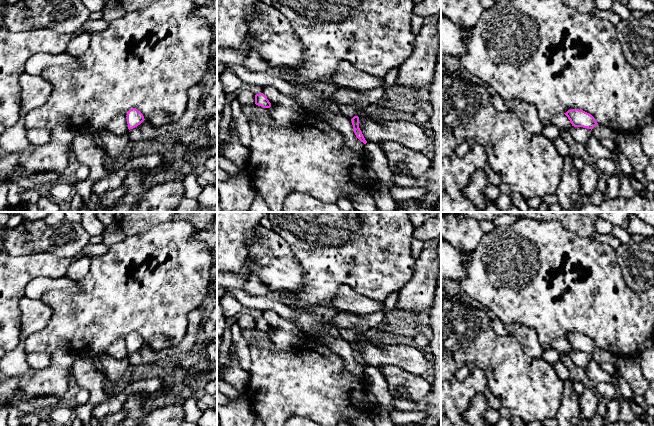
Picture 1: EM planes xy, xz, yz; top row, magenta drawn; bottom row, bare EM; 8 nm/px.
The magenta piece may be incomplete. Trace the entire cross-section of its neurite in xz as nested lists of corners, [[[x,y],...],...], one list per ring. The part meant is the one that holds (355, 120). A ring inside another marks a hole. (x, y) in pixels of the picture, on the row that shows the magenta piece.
[[[354,116],[352,119],[352,125],[353,125],[353,129],[354,129],[354,133],[356,135],[356,137],[363,142],[364,144],[367,143],[367,141],[365,140],[360,128],[359,128],[359,117],[358,116]]]

